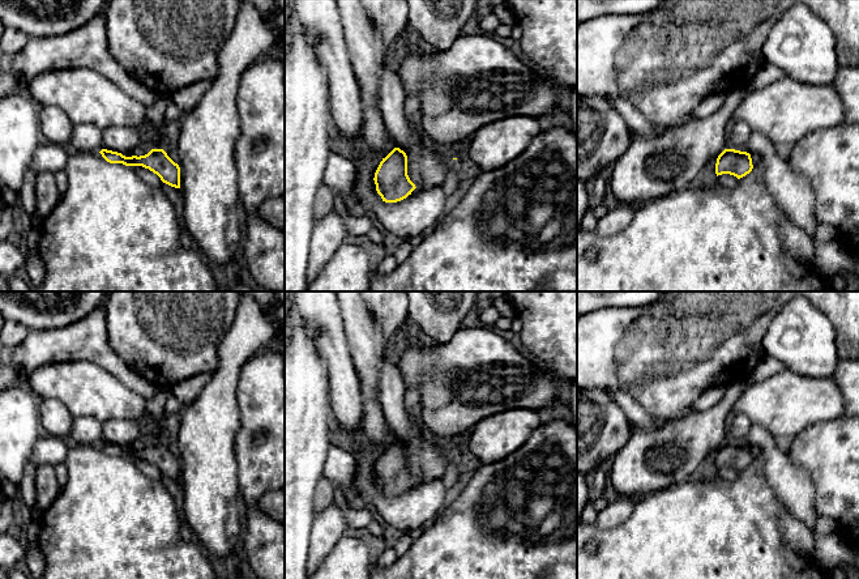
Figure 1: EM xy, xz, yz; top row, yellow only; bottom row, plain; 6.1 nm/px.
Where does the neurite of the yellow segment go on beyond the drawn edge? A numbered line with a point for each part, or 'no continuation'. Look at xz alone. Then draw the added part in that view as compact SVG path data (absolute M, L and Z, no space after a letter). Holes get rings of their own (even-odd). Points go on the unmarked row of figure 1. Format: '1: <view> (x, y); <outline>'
no continuation

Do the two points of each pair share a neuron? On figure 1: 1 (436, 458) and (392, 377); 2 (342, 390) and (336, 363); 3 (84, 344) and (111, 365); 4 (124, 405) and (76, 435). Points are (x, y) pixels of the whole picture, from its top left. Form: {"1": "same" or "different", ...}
{"1": "same", "2": "same", "3": "same", "4": "different"}

